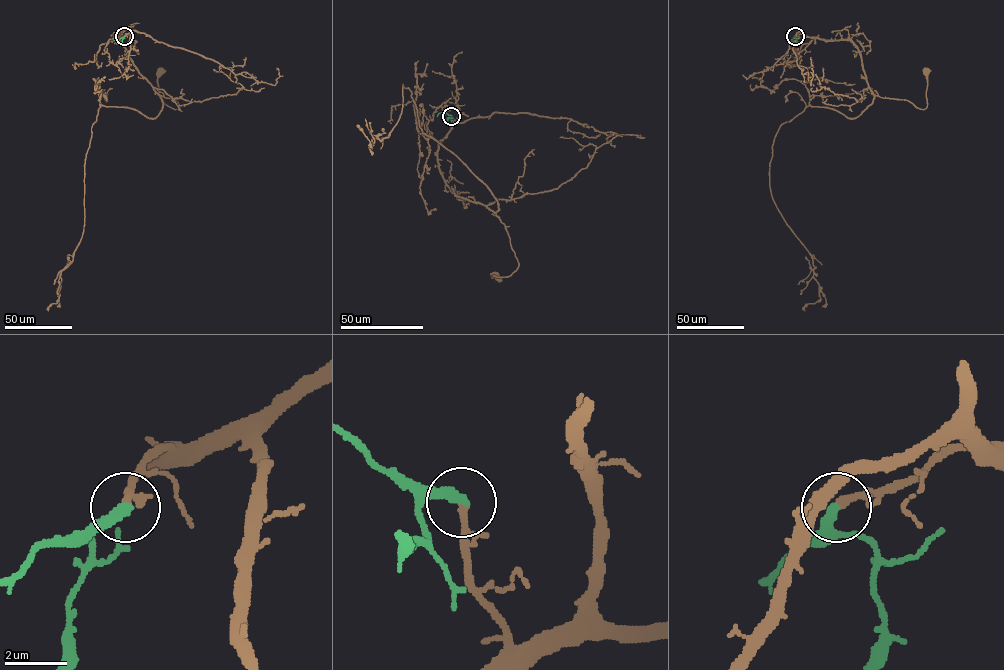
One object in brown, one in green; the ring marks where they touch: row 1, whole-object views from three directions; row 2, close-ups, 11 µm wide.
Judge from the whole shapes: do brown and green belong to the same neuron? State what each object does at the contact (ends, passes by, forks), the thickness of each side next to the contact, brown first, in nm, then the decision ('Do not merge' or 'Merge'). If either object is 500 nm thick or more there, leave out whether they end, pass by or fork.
At the ring brown ends. At the ring green ends. Thickness 240 nm (brown) against 360 nm. Merge

